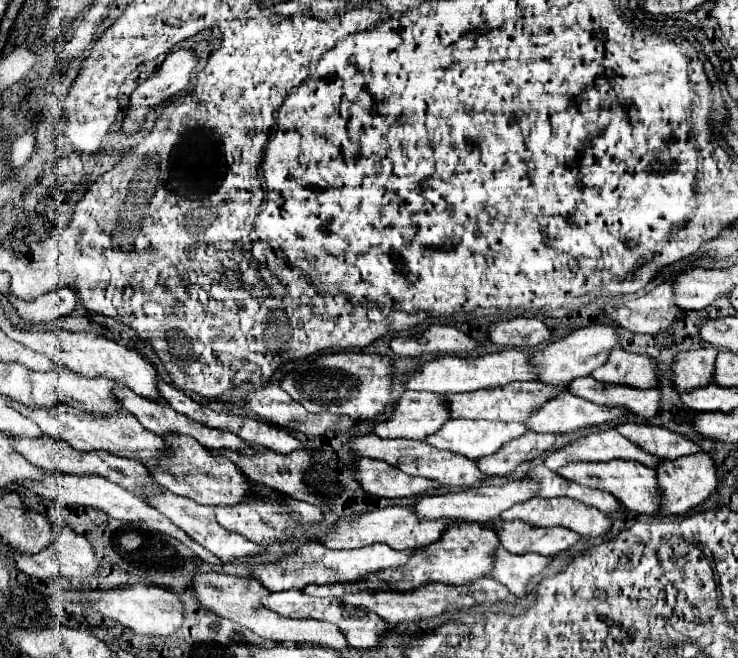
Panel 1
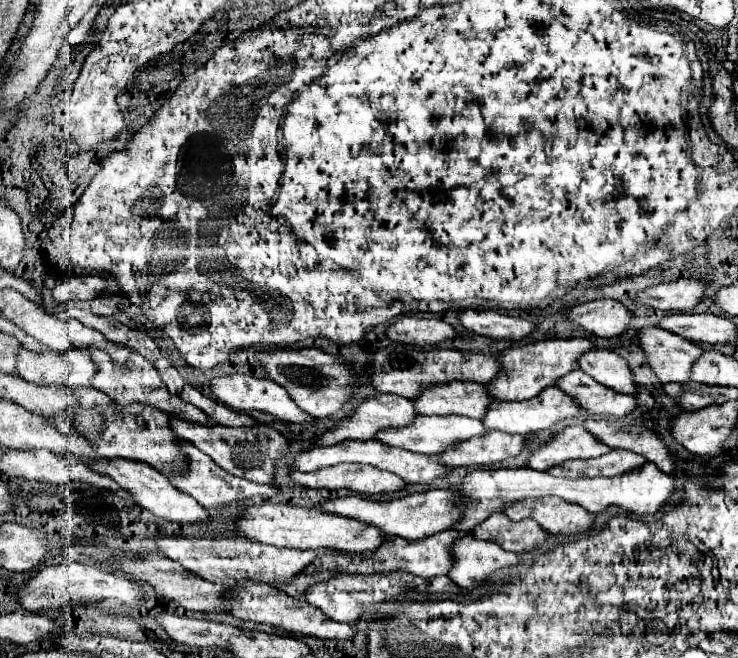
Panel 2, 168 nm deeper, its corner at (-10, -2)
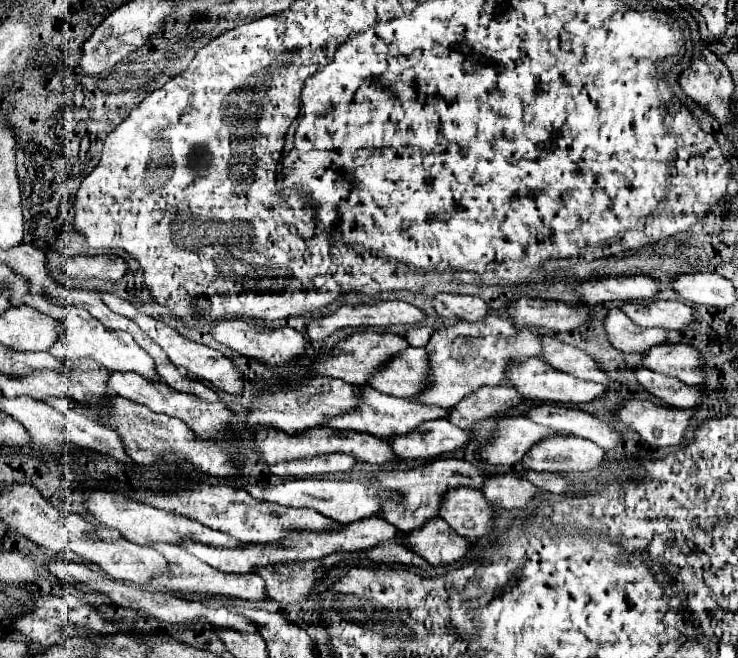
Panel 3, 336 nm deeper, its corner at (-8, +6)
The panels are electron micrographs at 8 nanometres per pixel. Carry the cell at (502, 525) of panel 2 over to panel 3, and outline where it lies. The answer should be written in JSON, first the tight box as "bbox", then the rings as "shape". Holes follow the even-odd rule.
{"bbox":[440,488,492,538],"shape":[[[456,488],[444,494],[440,518],[446,520],[462,538],[478,538],[492,530],[490,502],[474,488]]]}

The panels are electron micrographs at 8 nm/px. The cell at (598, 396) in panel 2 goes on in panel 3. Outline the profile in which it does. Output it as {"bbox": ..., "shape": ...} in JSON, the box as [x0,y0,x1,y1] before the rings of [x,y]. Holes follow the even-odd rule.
{"bbox":[508,358,606,404],"shape":[[[528,358],[528,362],[520,362],[520,366],[512,366],[512,370],[508,370],[508,386],[512,386],[514,390],[518,390],[520,394],[524,394],[524,398],[528,400],[540,400],[540,402],[556,402],[556,404],[580,404],[580,402],[590,402],[594,398],[598,398],[600,394],[604,394],[606,386],[604,384],[594,384],[594,382],[586,382],[580,378],[574,378],[570,374],[564,374],[560,370],[554,370],[552,366],[548,366],[546,362],[542,362],[542,358]]]}

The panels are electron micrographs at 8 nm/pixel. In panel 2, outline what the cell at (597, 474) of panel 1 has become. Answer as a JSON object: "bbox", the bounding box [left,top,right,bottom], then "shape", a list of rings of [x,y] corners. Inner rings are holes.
{"bbox":[550,450,646,476],"shape":[[[614,450],[600,458],[590,460],[570,460],[554,466],[550,474],[554,476],[618,476],[630,470],[638,470],[646,464],[646,458],[630,450]]]}

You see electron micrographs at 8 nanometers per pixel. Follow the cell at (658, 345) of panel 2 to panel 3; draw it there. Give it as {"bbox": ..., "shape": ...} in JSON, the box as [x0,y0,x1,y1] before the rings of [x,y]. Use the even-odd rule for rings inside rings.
{"bbox":[604,308,666,354],"shape":[[[610,308],[604,318],[604,332],[608,342],[620,352],[646,354],[652,346],[666,342],[666,330],[662,328],[640,328],[630,322],[620,308]]]}

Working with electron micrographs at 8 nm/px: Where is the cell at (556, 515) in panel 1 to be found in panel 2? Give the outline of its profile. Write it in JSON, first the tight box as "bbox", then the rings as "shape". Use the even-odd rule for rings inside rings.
{"bbox":[506,498,594,534],"shape":[[[530,498],[506,508],[510,520],[536,520],[550,534],[582,534],[594,526],[594,516],[562,498]]]}

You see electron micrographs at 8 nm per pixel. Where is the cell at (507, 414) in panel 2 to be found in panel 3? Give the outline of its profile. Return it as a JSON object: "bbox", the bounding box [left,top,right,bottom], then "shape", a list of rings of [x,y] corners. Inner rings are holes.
{"bbox":[448,386,524,430],"shape":[[[480,386],[480,390],[474,390],[468,394],[468,398],[462,398],[458,406],[452,406],[452,414],[448,420],[468,430],[472,422],[482,422],[486,418],[494,418],[498,414],[506,414],[508,408],[524,402],[520,394],[516,394],[514,388],[508,386]]]}

